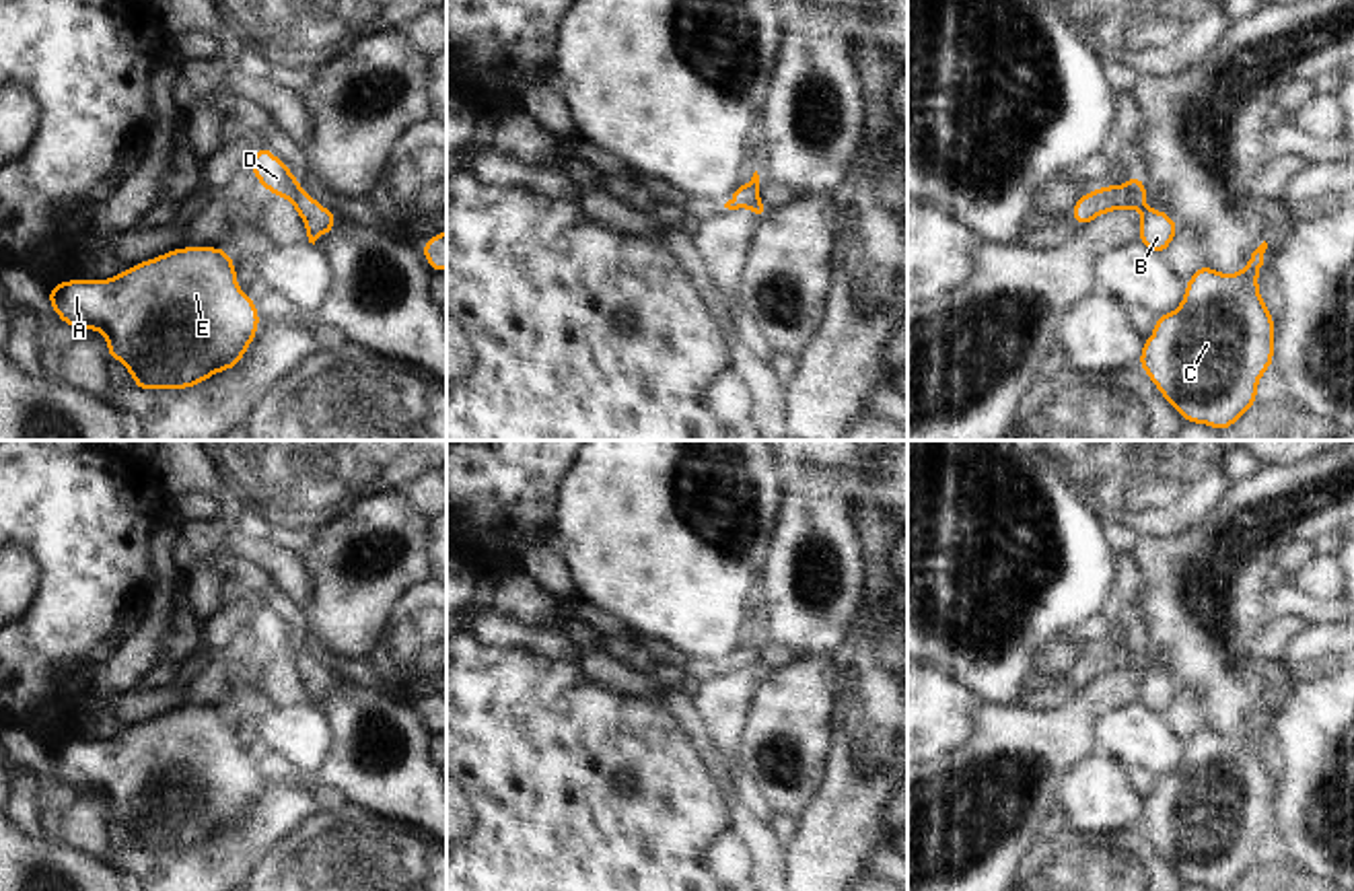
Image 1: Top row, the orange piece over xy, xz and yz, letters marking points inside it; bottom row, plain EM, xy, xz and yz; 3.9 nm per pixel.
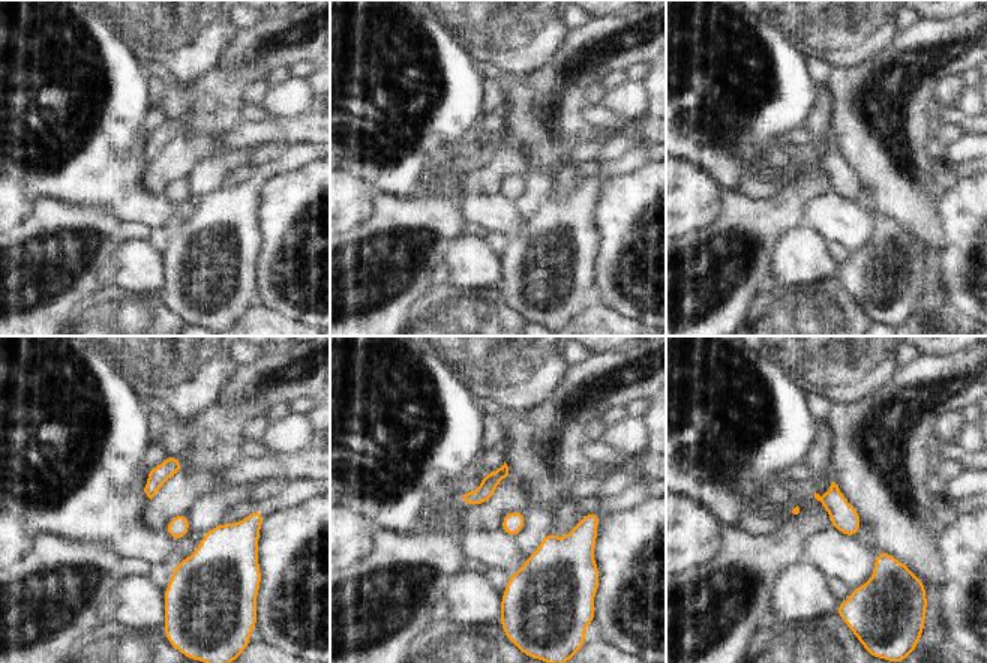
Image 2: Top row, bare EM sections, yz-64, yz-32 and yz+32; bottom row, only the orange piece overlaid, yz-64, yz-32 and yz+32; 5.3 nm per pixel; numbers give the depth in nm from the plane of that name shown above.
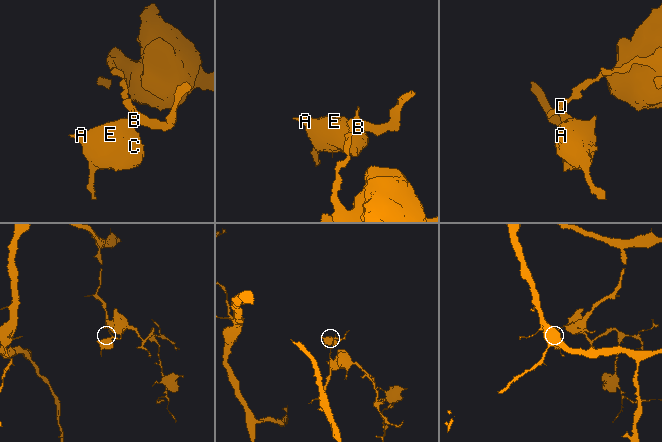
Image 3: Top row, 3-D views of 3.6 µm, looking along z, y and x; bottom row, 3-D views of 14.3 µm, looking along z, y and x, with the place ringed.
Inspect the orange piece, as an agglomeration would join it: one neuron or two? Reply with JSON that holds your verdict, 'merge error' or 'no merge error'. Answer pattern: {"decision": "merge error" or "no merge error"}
{"decision": "merge error"}

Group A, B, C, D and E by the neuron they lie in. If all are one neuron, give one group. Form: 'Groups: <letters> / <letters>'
Groups: A B C E / D.

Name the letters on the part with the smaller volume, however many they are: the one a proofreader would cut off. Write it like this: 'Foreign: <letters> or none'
Foreign: A, B, C, E.

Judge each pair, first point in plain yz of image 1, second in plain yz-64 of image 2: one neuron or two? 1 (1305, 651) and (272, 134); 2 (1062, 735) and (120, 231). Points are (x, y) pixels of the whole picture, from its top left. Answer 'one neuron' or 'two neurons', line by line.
1: two neurons
2: one neuron

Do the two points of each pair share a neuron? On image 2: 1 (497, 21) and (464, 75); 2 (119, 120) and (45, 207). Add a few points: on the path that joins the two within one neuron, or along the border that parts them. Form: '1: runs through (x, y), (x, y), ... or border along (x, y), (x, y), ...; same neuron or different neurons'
1: border along (450, 33), (474, 60); different neurons
2: border along (48, 195), (69, 204), (89, 206); different neurons

